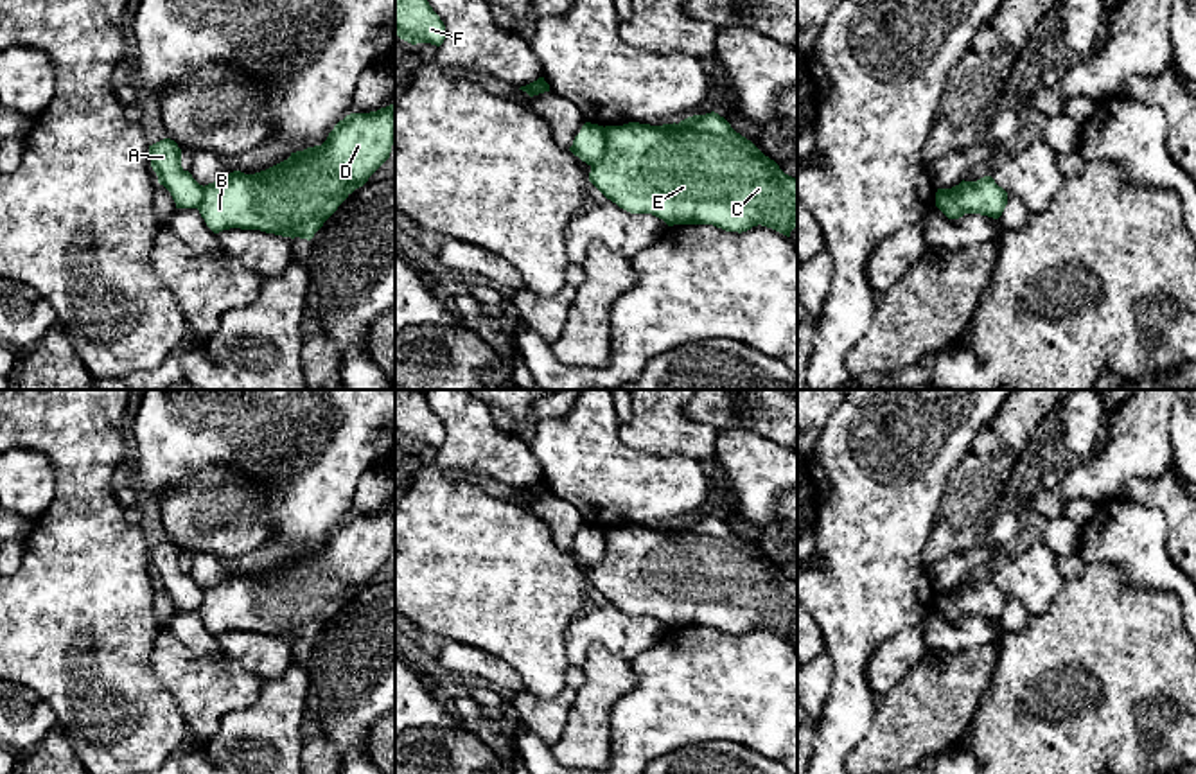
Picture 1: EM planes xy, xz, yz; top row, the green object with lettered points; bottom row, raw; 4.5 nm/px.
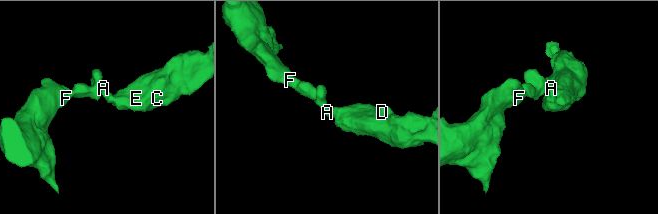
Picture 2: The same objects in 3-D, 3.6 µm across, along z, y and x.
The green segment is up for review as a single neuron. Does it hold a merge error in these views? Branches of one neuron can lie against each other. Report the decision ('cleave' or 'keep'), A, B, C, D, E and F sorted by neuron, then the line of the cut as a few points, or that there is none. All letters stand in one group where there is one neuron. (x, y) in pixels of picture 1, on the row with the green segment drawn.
cleave | A F / B C D E | xz (606, 128), (606, 149), (591, 166)

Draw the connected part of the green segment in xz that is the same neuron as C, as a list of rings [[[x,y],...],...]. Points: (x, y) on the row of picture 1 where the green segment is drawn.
[[[715,111],[679,124],[605,126],[605,151],[591,165],[589,181],[620,208],[652,214],[668,226],[713,224],[742,233],[761,224],[787,237],[797,228],[797,178],[785,174]]]

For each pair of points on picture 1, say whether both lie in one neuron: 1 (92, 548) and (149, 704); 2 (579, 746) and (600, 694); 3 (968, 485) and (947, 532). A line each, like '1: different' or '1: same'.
1: same
2: same
3: same

